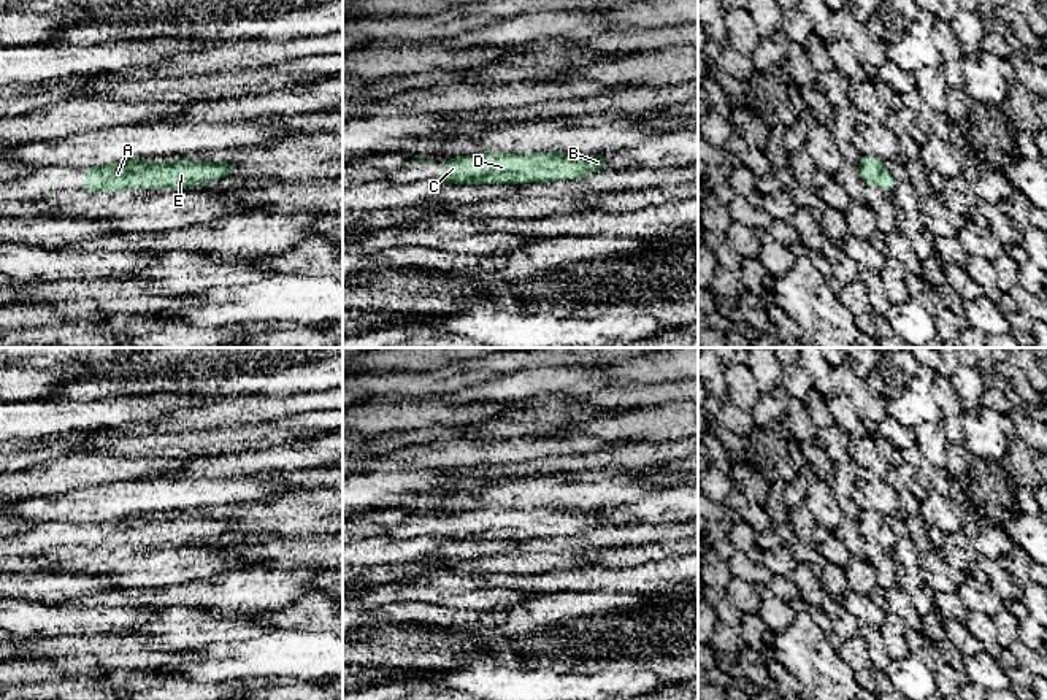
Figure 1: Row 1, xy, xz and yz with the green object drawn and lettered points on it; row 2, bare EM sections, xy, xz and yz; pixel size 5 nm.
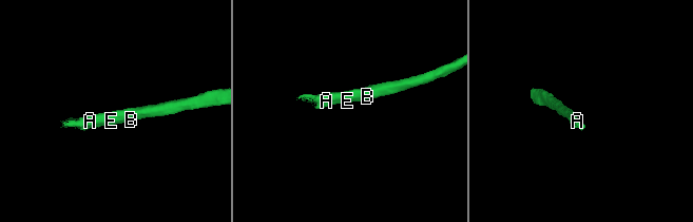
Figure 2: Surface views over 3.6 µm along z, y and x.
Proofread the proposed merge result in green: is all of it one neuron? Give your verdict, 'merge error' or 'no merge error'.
no merge error

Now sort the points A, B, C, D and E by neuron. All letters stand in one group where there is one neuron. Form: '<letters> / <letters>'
A B C D E

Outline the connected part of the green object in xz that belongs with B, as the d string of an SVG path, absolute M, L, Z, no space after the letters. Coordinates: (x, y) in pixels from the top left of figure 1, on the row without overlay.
M476 508L443 517L438 535L452 540L520 540L579 535L604 527L603 508L577 511L576 508L497 510Z

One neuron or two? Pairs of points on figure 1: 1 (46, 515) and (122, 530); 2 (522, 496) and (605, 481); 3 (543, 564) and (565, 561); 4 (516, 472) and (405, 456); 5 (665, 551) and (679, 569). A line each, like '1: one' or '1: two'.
1: two
2: one
3: one
4: two
5: two

